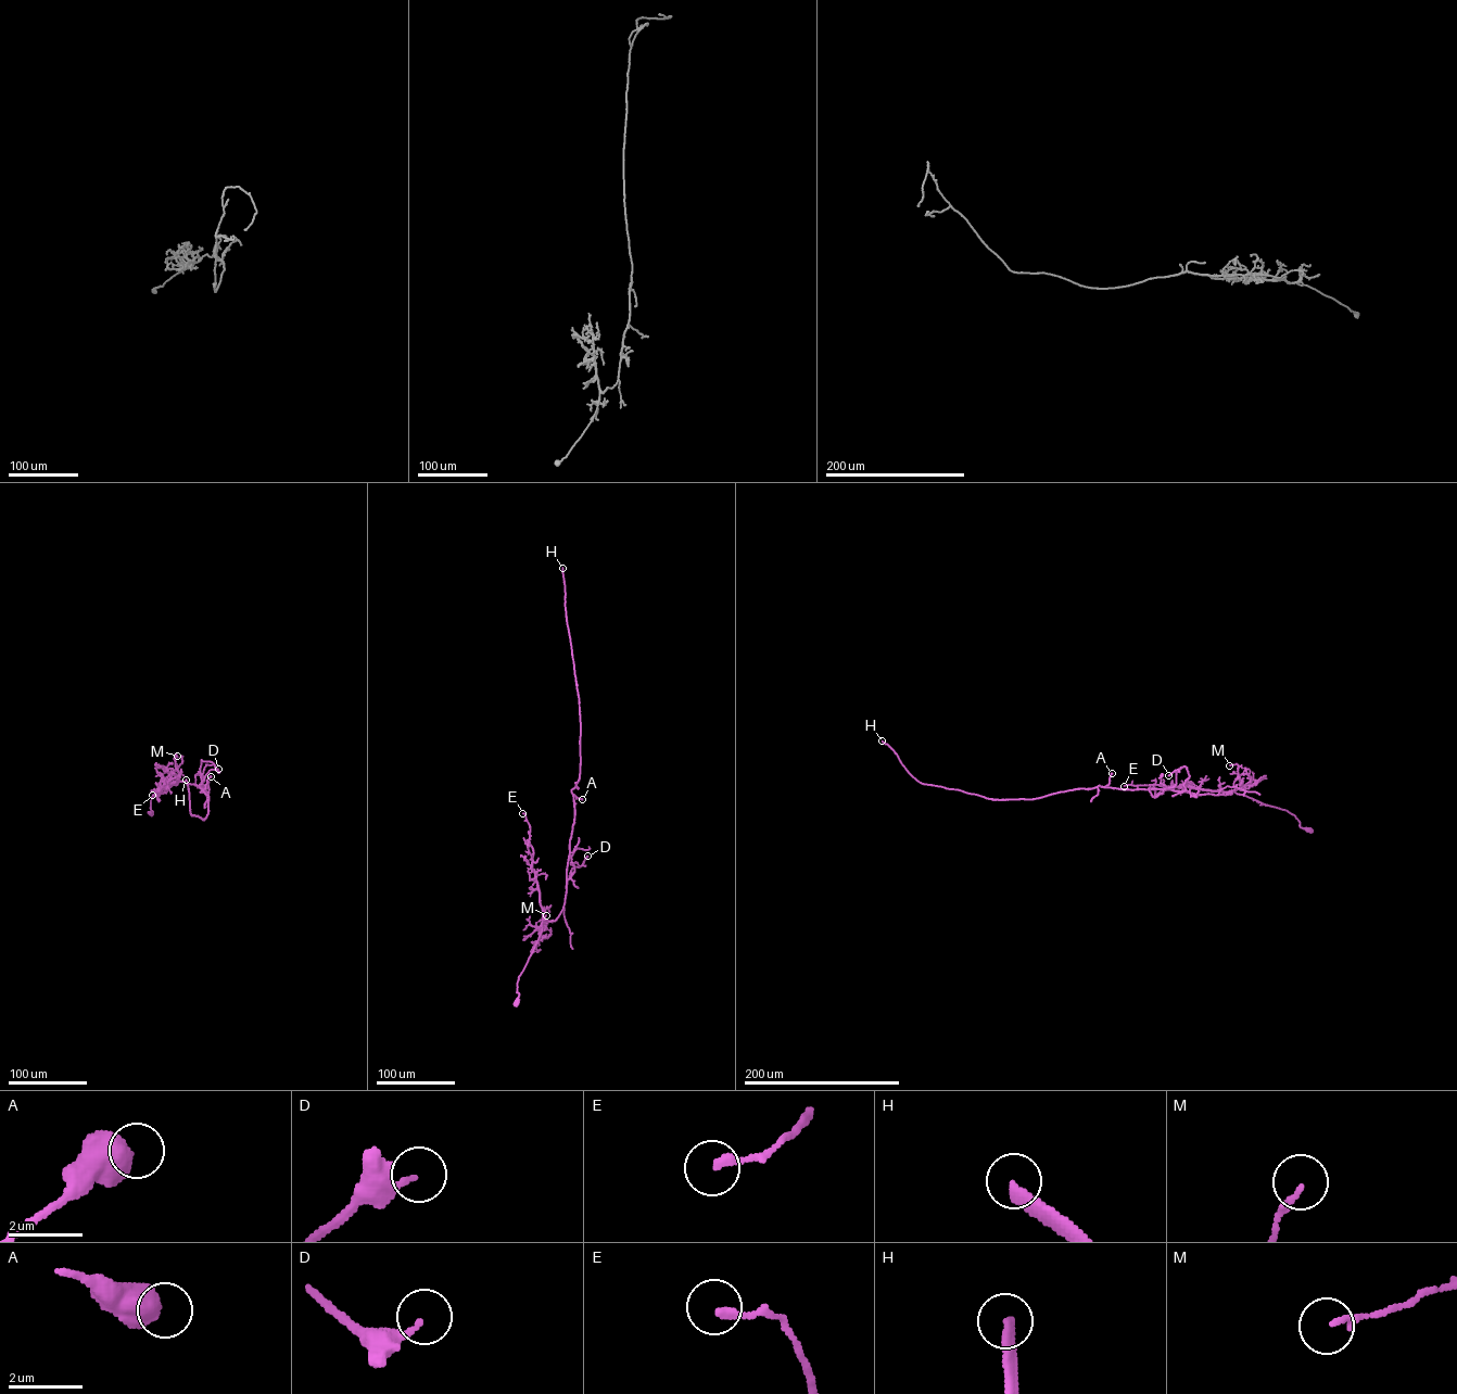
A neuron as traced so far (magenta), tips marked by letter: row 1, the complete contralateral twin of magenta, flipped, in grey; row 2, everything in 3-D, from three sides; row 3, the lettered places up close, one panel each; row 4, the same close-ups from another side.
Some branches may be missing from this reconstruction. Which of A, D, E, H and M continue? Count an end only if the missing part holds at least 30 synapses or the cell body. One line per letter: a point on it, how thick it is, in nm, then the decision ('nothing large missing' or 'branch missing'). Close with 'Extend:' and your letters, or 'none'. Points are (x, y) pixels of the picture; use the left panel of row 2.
A: place (211, 776); calibre 650 nm; nothing large missing
D: place (218, 769); calibre 190 nm; nothing large missing
E: place (152, 795); calibre 240 nm; nothing large missing
H: place (186, 780); calibre 320 nm; branch missing
M: place (177, 756); calibre 160 nm; nothing large missing
Extend: H

